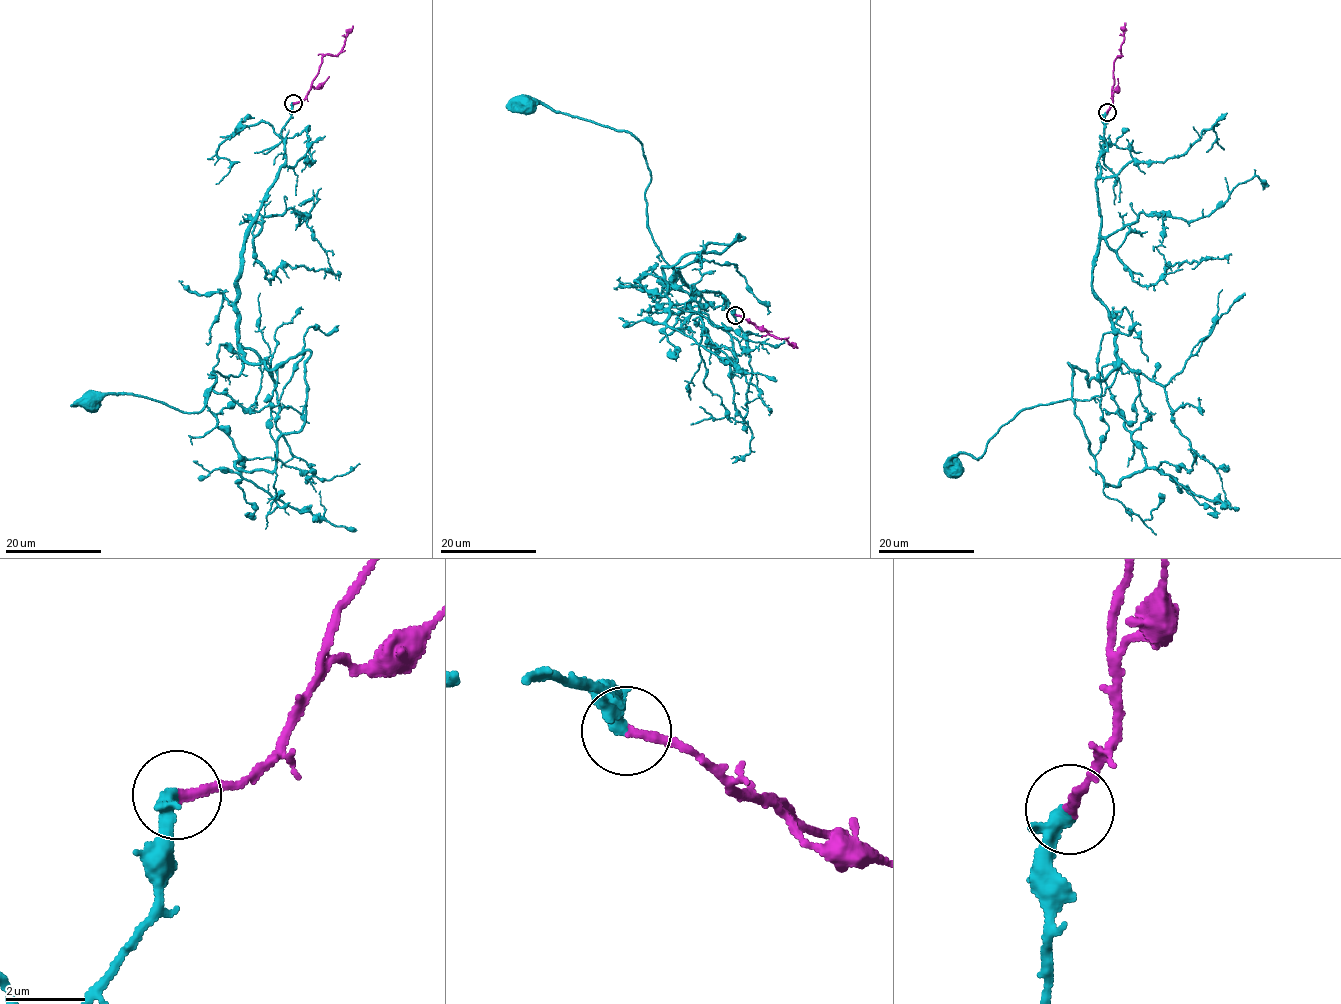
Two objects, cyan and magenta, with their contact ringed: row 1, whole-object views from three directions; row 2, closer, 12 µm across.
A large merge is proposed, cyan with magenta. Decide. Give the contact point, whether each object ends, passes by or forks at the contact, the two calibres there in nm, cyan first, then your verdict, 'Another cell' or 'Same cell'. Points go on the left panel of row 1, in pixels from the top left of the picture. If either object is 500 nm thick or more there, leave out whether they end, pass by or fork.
Place: (293, 103). At the ring cyan ends. At the ring magenta ends. Thickness 400 nm (cyan) against 200 nm. Same cell

